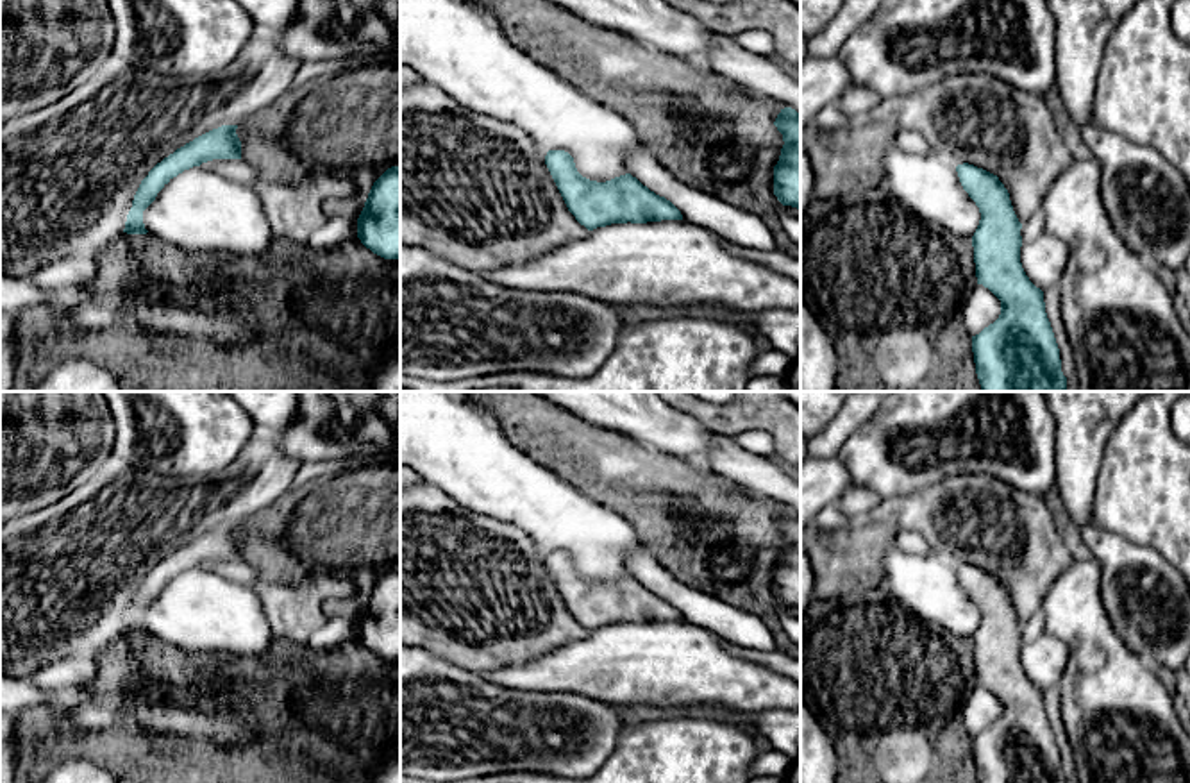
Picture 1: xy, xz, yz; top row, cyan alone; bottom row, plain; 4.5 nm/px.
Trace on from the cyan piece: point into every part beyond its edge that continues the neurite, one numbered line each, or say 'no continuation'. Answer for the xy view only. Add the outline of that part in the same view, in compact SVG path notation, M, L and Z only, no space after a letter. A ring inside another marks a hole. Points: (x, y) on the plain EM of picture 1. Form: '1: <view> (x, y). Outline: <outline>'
no continuation

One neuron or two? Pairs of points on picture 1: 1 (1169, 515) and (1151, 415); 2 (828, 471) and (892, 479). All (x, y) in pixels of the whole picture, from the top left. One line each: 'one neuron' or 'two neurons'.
1: one neuron
2: two neurons

